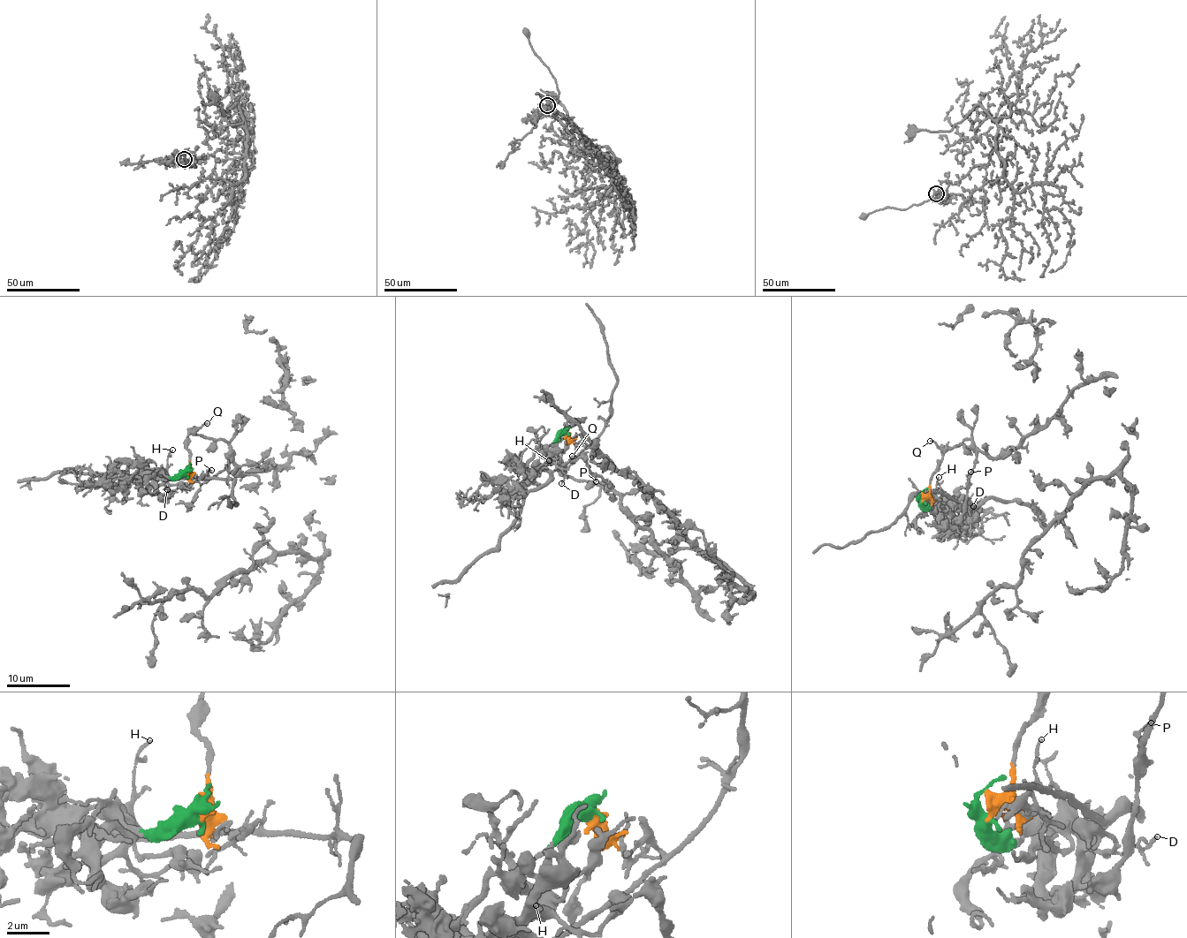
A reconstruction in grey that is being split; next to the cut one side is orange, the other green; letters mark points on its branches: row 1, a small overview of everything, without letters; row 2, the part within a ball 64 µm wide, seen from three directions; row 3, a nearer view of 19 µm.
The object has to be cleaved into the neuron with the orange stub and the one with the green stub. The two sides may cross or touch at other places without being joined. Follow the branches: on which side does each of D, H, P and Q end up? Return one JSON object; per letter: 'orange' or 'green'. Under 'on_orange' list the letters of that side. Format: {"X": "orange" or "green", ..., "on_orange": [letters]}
{"D": "green", "H": "green", "P": "orange", "Q": "orange", "on_orange": ["P", "Q"]}

